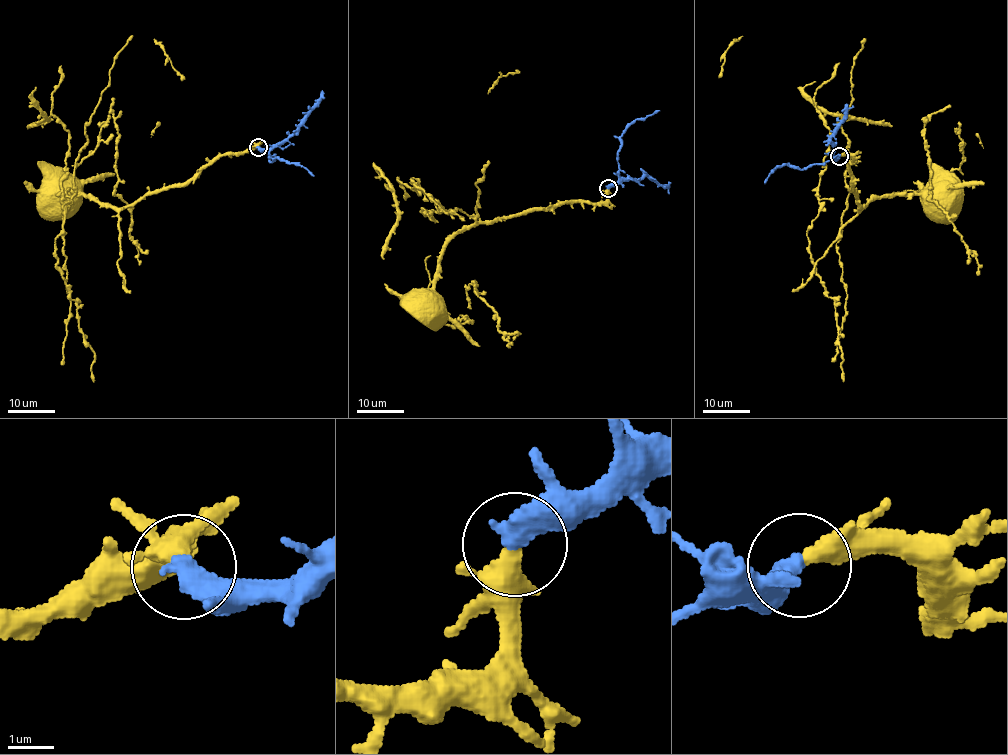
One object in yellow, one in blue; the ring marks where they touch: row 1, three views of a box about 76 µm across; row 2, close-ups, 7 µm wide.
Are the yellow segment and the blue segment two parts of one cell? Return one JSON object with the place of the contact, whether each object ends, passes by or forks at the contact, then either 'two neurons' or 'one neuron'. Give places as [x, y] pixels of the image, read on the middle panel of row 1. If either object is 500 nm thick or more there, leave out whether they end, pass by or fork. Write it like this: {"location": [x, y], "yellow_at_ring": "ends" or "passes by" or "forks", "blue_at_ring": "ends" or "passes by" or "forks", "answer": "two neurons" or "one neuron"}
{"location": [608, 188], "answer": "one neuron"}

